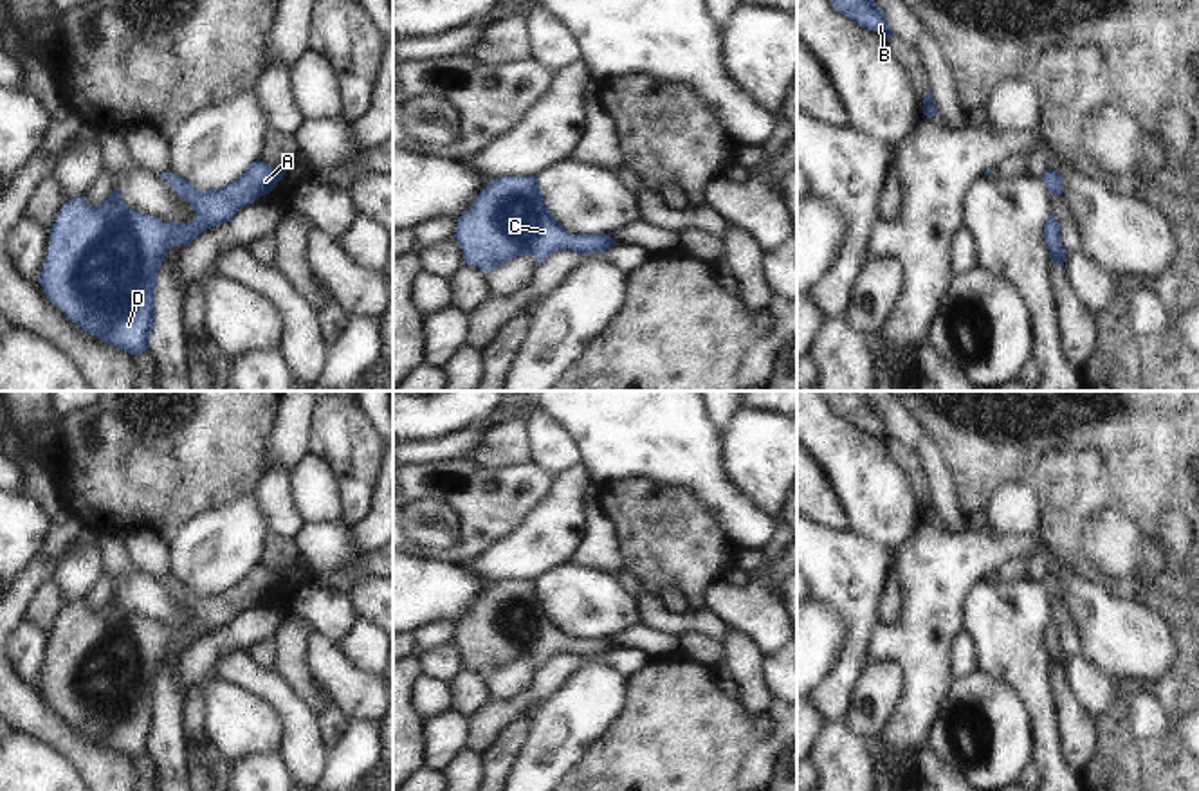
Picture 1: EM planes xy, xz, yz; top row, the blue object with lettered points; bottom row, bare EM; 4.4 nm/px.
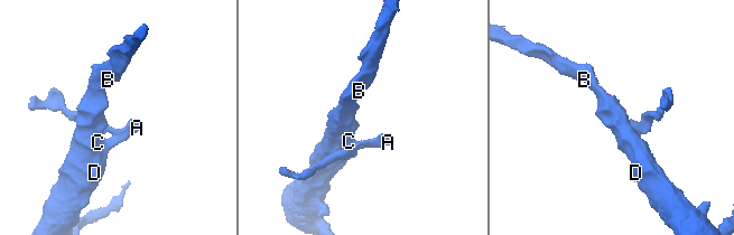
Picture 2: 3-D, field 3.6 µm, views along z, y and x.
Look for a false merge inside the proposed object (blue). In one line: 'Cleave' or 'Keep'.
Keep.

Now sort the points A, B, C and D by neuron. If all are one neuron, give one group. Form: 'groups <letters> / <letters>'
groups A B C D

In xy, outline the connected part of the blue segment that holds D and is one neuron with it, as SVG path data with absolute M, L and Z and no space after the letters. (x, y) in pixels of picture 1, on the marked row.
M258 159L238 180L220 189L198 191L177 173L160 173L162 180L197 211L197 218L189 225L164 223L157 216L132 209L121 200L121 189L114 189L96 207L88 204L87 196L72 198L63 205L50 229L50 247L38 283L47 297L85 332L117 350L139 355L151 344L157 276L168 249L188 245L204 231L229 222L243 207L269 195L283 175L285 171Z

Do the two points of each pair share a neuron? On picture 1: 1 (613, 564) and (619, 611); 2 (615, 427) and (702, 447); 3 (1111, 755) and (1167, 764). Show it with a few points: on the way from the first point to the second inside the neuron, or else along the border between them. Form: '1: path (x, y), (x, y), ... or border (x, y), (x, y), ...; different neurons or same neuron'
1: border (576, 561), (606, 570), (615, 577); different neurons
2: path (637, 427), (660, 427), (680, 442); same neuron
3: path (1125, 764), (1153, 764); same neuron

